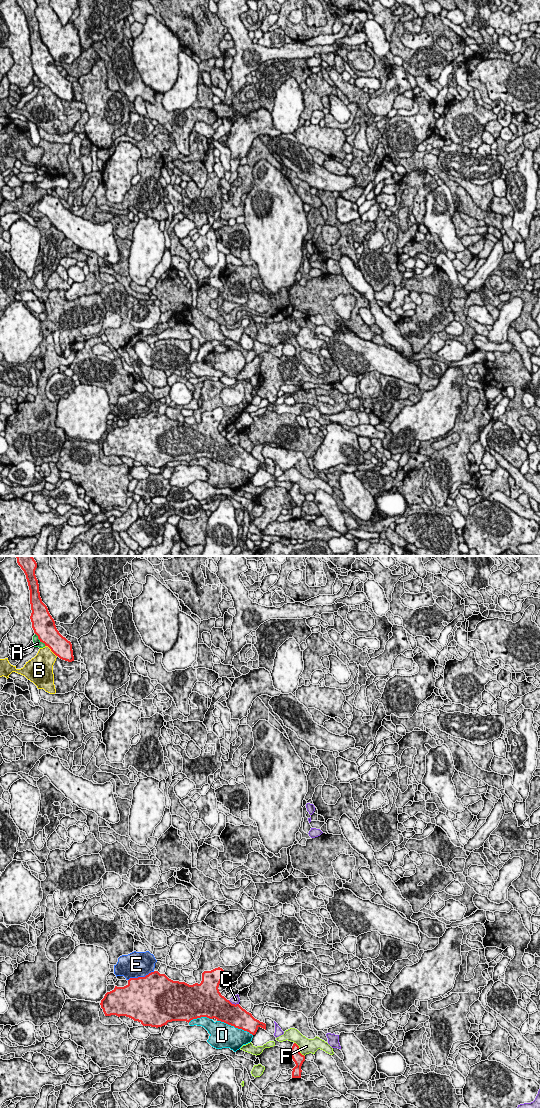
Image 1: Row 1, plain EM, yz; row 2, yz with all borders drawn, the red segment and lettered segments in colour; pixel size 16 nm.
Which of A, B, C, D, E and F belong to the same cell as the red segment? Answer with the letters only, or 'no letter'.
no letter

